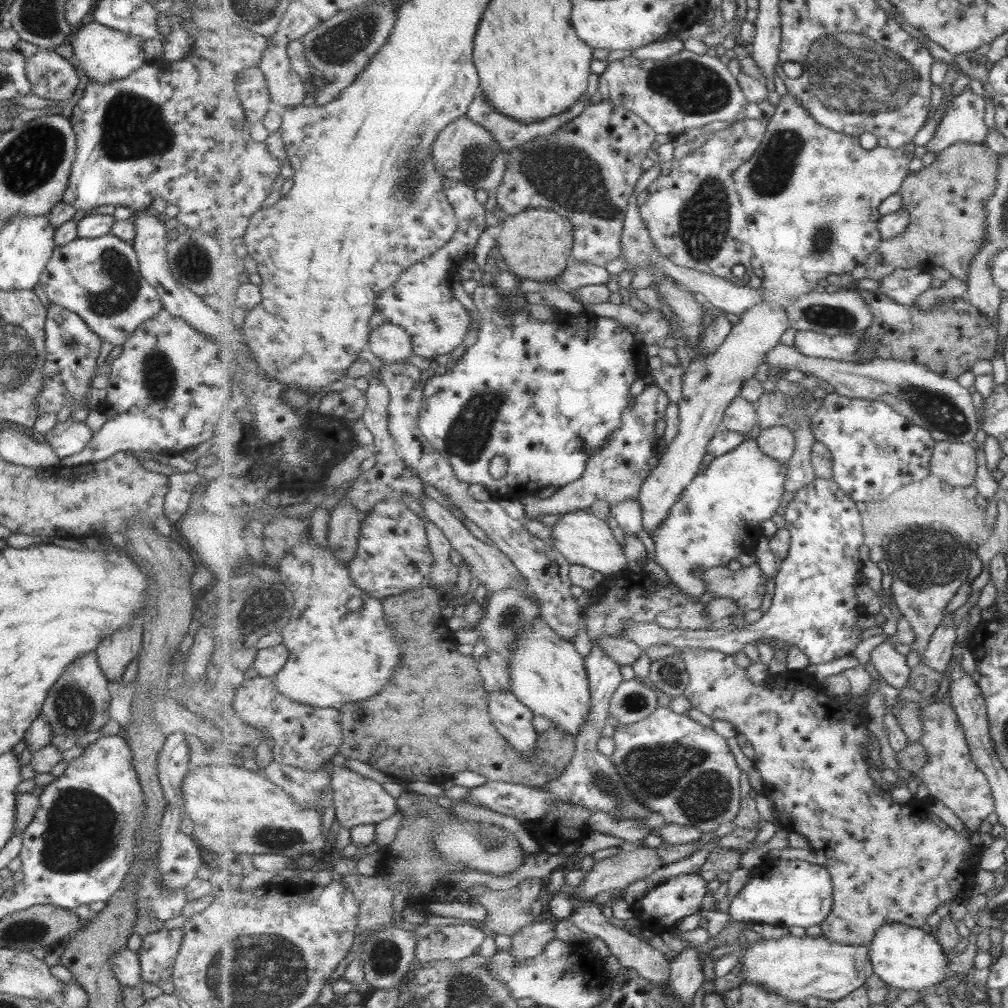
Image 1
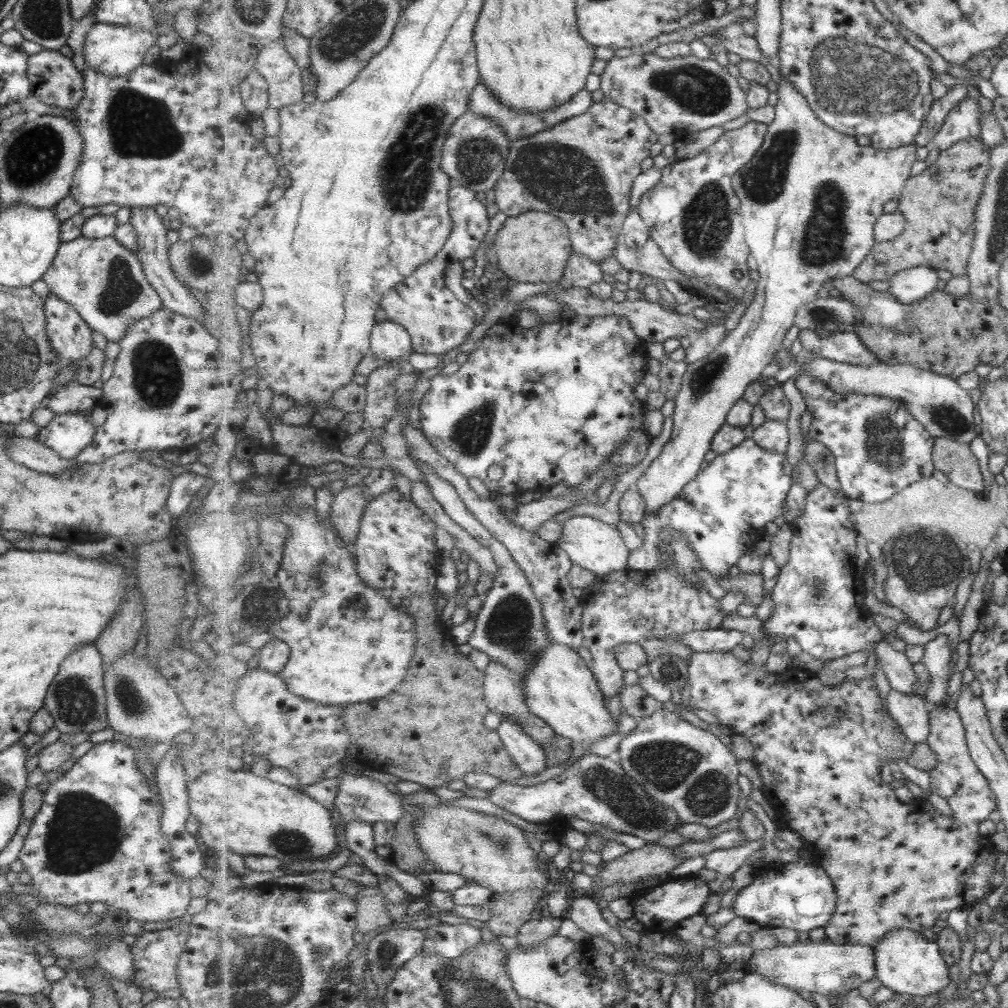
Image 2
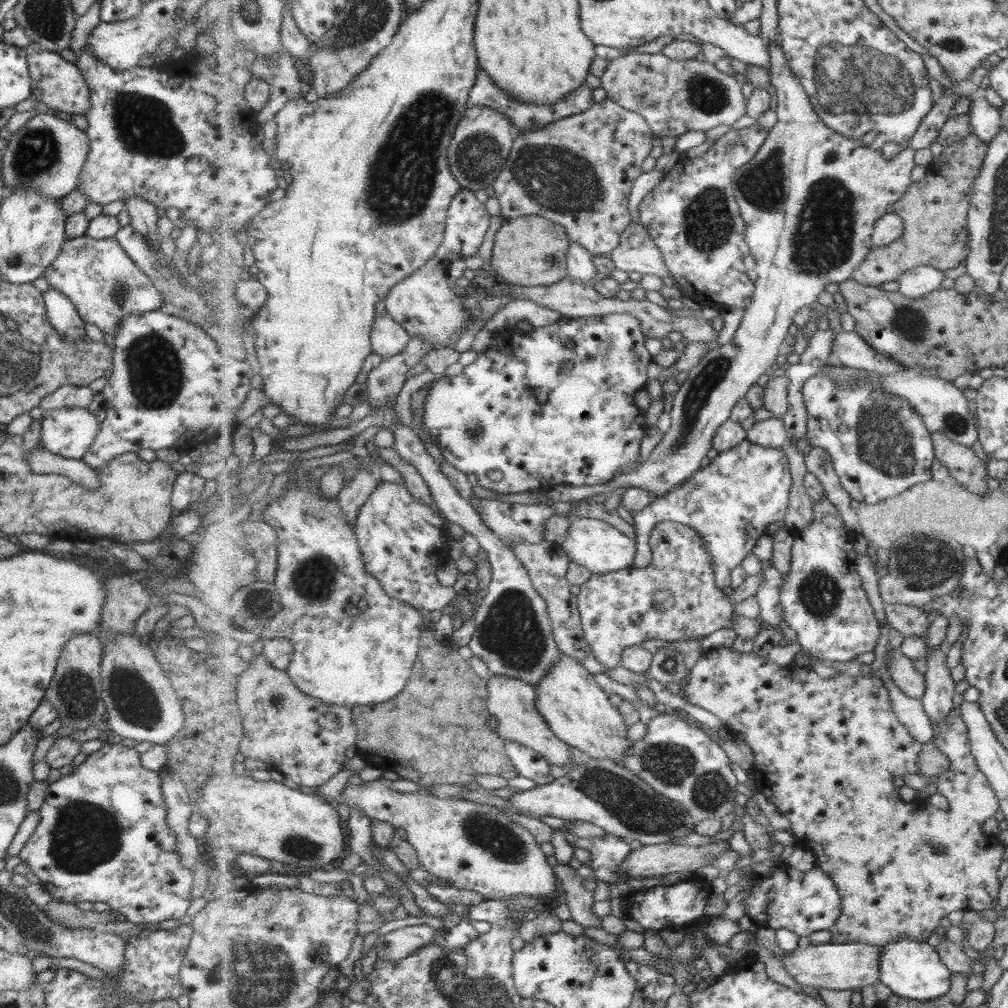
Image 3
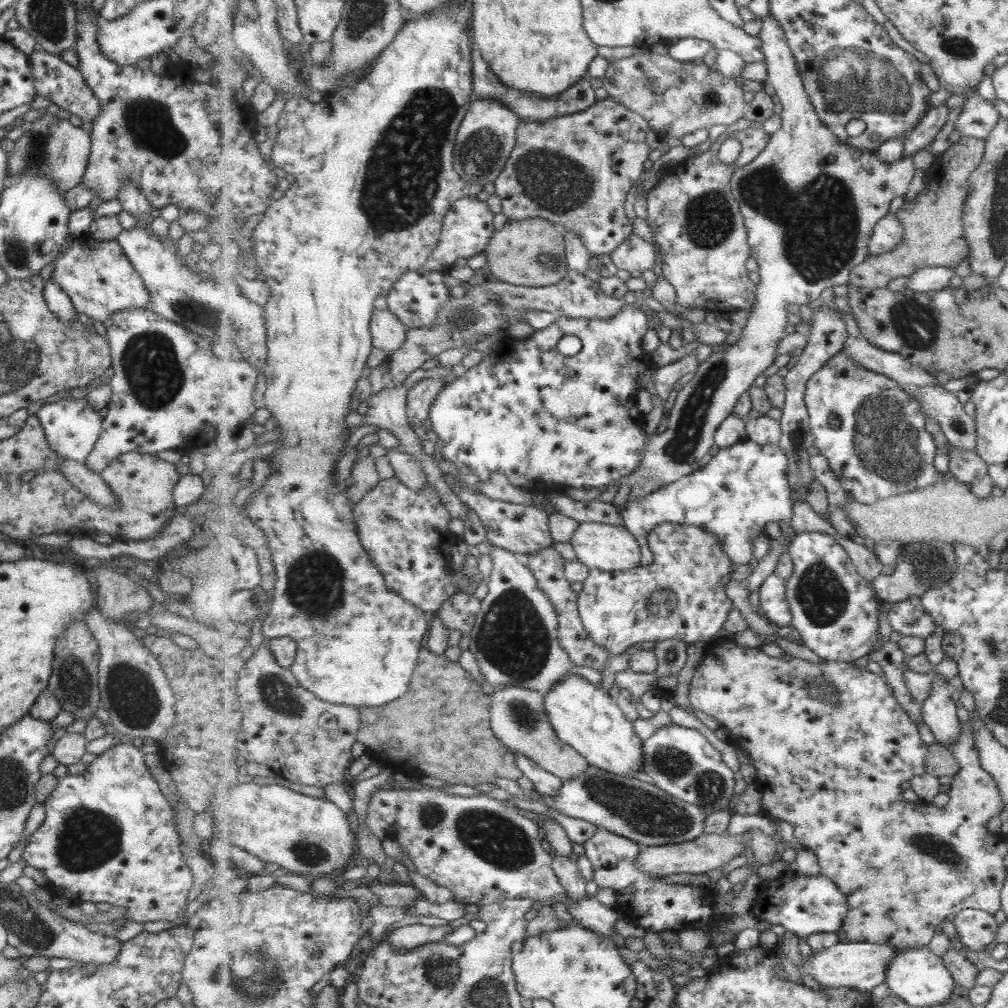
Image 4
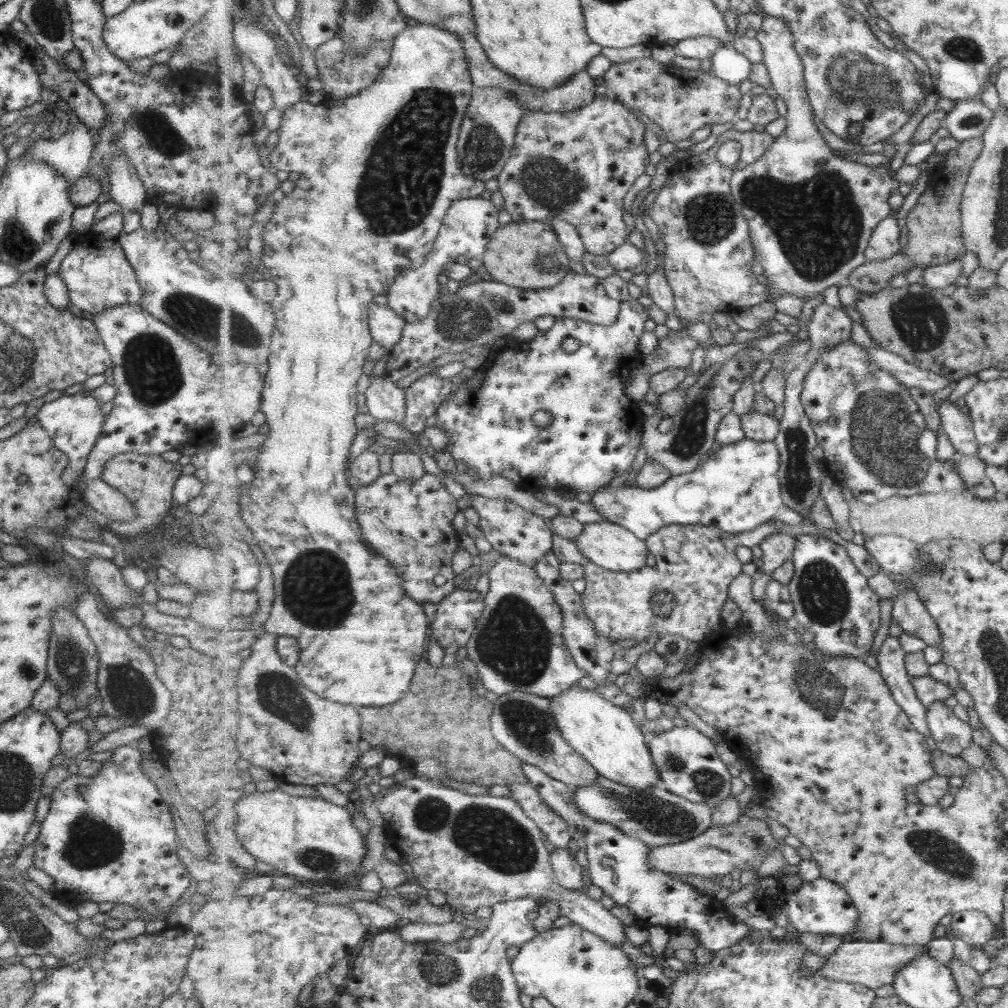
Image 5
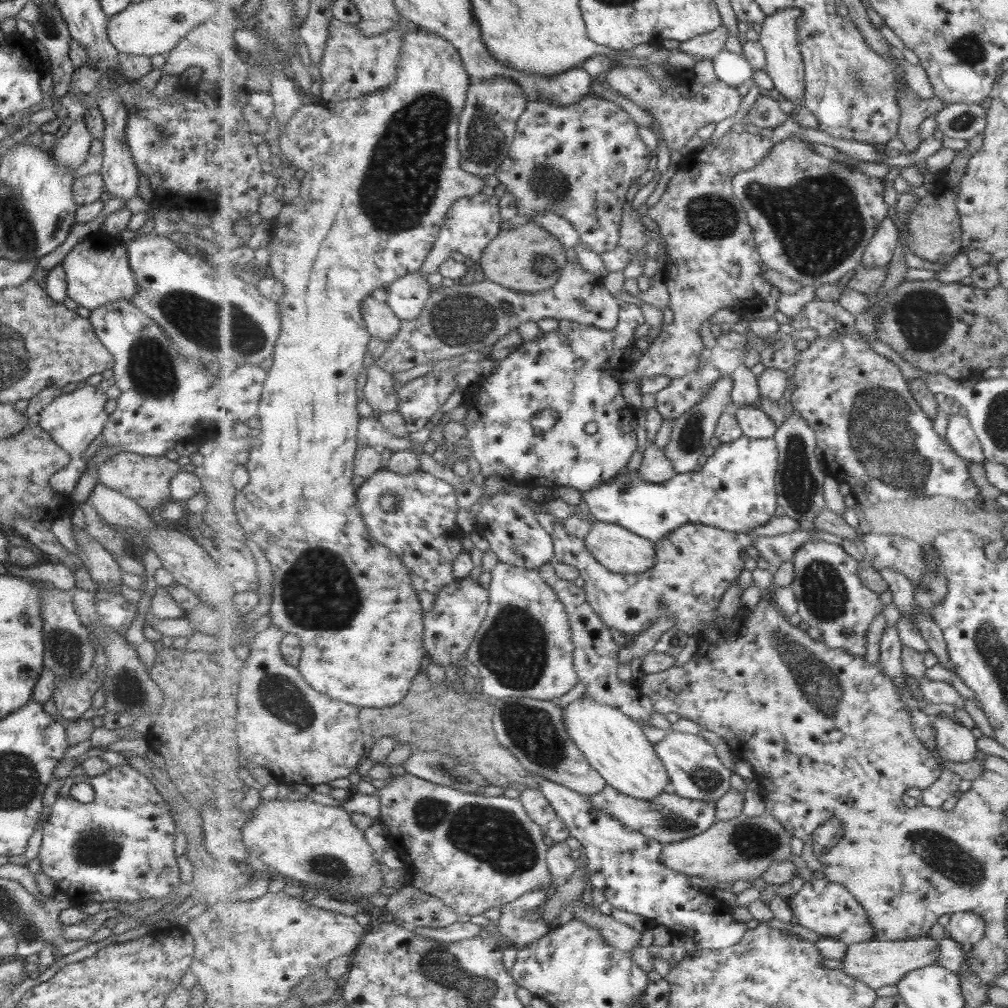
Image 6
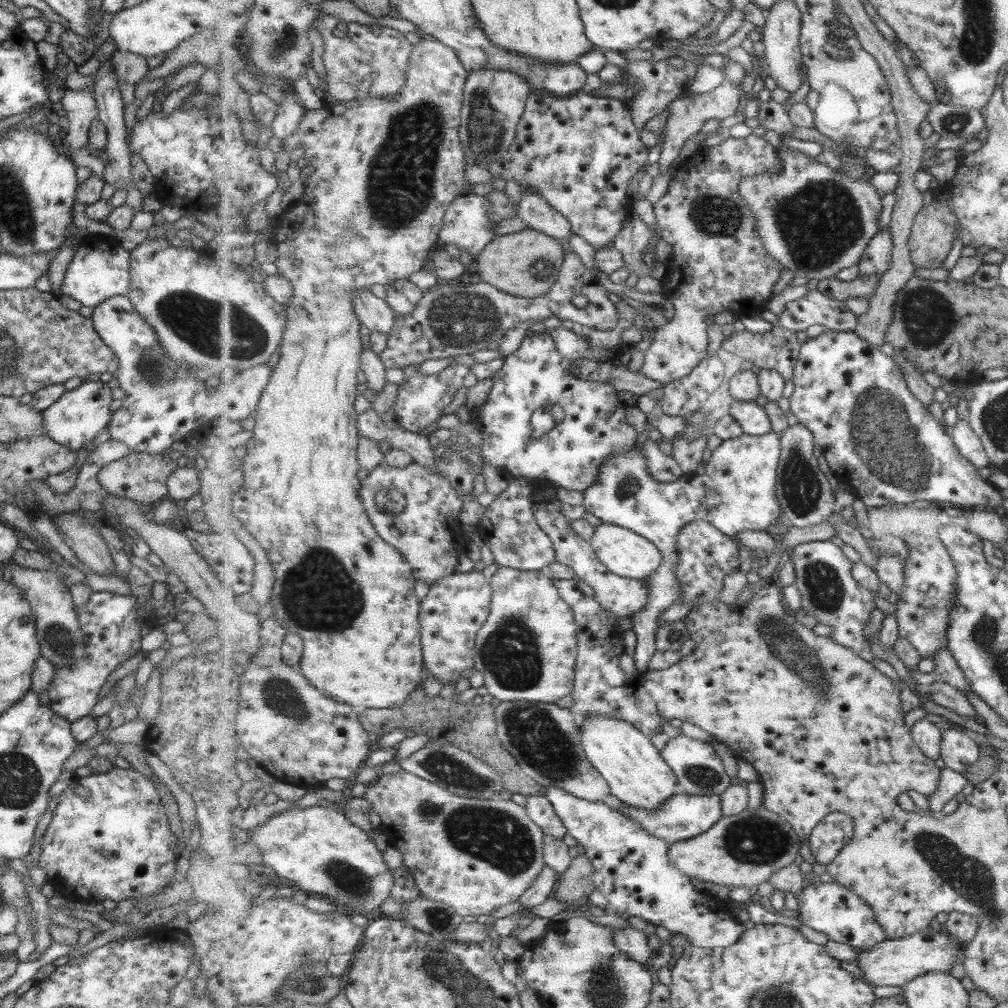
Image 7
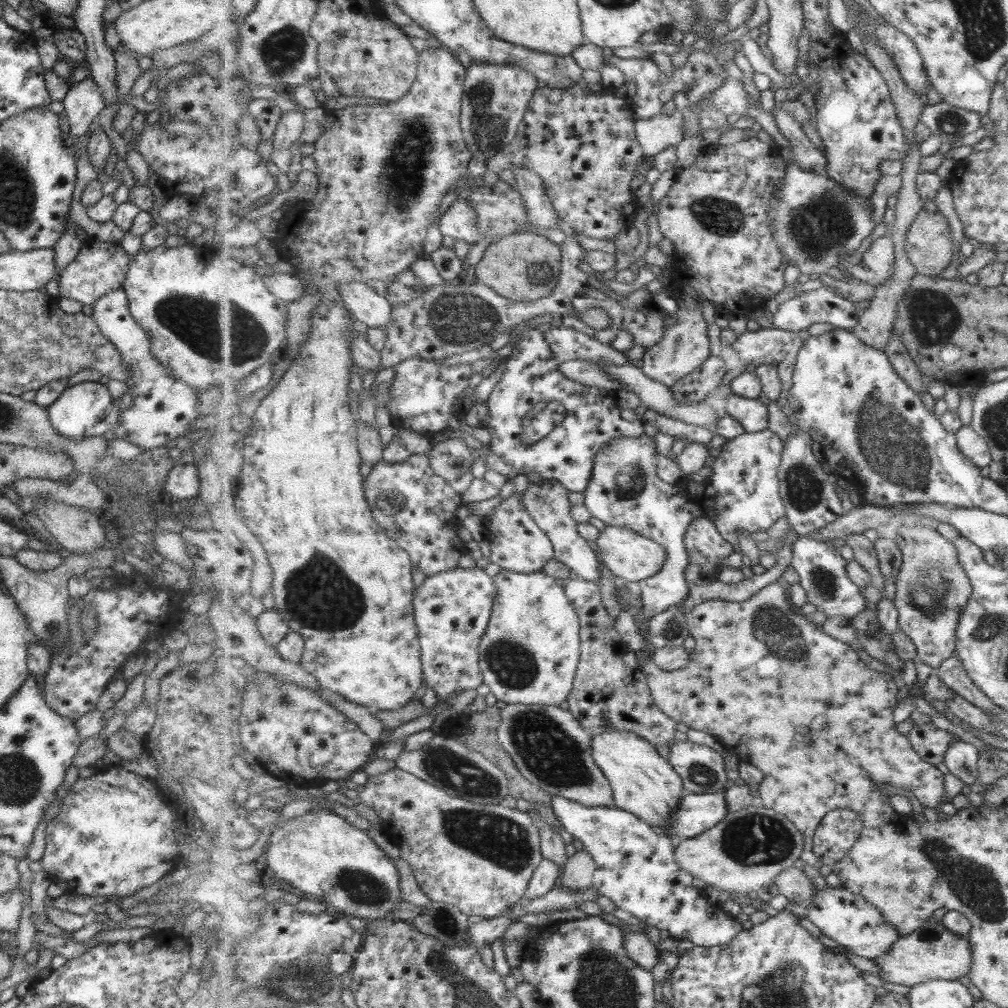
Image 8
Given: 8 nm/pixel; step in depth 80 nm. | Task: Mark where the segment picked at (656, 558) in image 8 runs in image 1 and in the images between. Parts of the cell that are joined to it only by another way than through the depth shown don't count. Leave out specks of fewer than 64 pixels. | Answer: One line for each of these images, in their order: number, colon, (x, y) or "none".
1: (584, 539)
2: (592, 543)
3: (596, 544)
4: (602, 546)
5: (609, 545)
6: (618, 549)
7: (624, 552)

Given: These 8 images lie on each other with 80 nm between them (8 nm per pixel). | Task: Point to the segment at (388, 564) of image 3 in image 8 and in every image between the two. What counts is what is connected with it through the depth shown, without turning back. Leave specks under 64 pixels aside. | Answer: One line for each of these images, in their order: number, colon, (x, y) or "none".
4: (406, 533)
5: (410, 521)
6: (421, 527)
7: (425, 528)
8: (425, 526)

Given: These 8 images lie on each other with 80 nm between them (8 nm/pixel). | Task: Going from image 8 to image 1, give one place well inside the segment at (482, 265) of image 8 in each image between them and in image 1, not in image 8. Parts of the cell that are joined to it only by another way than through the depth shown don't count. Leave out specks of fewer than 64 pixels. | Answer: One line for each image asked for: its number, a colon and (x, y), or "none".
1: (537, 244)
2: (535, 247)
3: (532, 250)
4: (532, 252)
5: (529, 255)
6: (529, 259)
7: (528, 263)

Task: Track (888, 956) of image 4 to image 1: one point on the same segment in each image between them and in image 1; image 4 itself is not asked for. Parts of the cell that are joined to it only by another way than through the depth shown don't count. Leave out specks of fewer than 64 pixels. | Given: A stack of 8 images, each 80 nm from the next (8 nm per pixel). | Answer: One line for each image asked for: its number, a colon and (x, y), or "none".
1: (796, 967)
2: (823, 966)
3: (834, 966)

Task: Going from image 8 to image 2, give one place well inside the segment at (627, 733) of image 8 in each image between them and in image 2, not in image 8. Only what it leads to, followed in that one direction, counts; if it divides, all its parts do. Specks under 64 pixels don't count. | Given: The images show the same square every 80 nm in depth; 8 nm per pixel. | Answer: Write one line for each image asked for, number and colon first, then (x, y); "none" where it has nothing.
2: (562, 689)
3: (577, 708)
4: (584, 716)
5: (604, 733)
6: (614, 744)
7: (638, 775)

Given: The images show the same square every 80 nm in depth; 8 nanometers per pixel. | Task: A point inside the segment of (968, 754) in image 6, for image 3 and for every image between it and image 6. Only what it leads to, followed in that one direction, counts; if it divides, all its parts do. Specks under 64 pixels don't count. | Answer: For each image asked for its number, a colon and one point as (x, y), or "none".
3: (940, 688)
4: (939, 711)
5: (953, 735)

